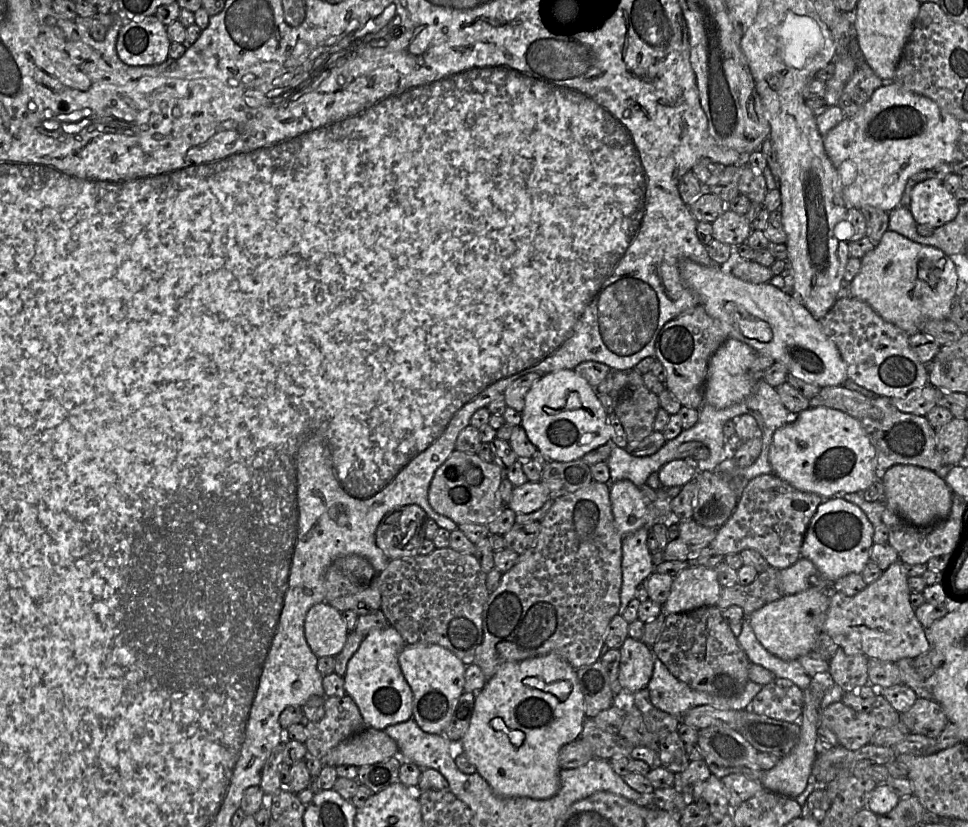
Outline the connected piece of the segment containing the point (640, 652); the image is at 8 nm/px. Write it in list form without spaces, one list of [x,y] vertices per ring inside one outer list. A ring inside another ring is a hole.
[[[628,636],[620,651],[619,679],[626,694],[647,688],[654,669],[652,648]]]

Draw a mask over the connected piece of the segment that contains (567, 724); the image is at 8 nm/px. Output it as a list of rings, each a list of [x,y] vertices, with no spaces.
[[[550,653],[522,661],[505,662],[476,694],[468,730],[460,744],[455,744],[456,751],[465,753],[476,767],[476,772],[497,795],[548,799],[560,789],[559,751],[563,745],[580,737],[586,718],[577,670],[560,656]]]

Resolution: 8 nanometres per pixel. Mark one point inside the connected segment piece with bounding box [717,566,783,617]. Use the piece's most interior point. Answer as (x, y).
(765, 589)

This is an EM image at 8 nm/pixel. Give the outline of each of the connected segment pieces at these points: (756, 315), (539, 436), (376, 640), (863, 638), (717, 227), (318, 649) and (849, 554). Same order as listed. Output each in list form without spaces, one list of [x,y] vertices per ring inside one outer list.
[[[689,259],[682,260],[681,273],[683,282],[696,294],[707,314],[720,322],[728,337],[746,343],[758,354],[771,356],[775,362],[784,364],[789,373],[820,388],[842,386],[848,380],[846,364],[838,348],[823,332],[819,321],[792,293],[770,283],[754,284],[743,281],[720,265],[703,266]]]
[[[574,369],[558,370],[541,376],[527,392],[525,405],[520,413],[520,426],[527,437],[539,452],[552,461],[569,462],[580,459],[612,437],[612,426],[597,397],[596,388]]]
[[[392,626],[373,629],[364,636],[359,648],[347,664],[344,689],[358,706],[367,727],[384,730],[390,725],[412,718],[413,693],[406,681],[399,654],[406,645],[400,633]]]
[[[898,560],[883,571],[878,580],[855,596],[830,592],[830,604],[822,632],[827,633],[849,655],[862,654],[896,663],[902,658],[915,659],[926,653],[931,644],[926,629],[911,606],[907,580],[904,564]]]
[[[728,208],[712,222],[713,238],[732,247],[746,242],[752,230],[745,215],[739,215]]]
[[[321,602],[313,605],[304,621],[304,636],[317,657],[335,657],[343,649],[348,633],[341,612]]]
[[[840,496],[824,500],[817,508],[801,546],[801,557],[810,560],[829,586],[850,574],[861,574],[870,561],[874,526],[864,512]]]

